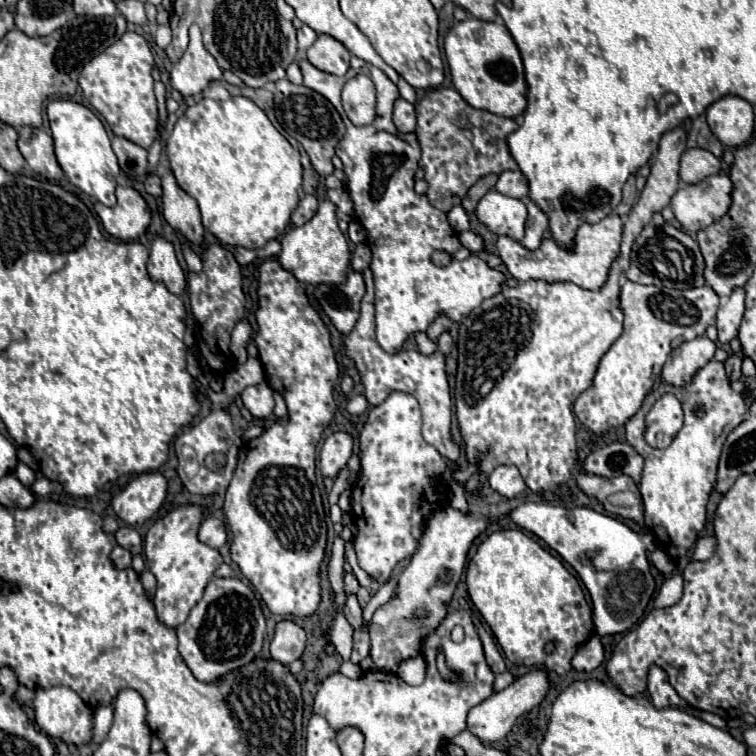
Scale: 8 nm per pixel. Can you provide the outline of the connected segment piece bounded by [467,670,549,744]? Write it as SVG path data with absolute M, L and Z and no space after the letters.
M531 670L525 676L517 678L511 686L507 686L505 690L491 694L487 700L483 700L481 704L473 706L467 718L467 730L473 732L481 742L485 744L493 744L499 742L501 738L505 738L509 734L509 730L513 728L517 716L533 710L535 706L539 706L543 702L543 698L547 696L549 690L549 676L543 670Z

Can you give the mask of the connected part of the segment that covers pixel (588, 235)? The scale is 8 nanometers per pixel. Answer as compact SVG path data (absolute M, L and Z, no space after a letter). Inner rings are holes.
M609 214L597 224L581 224L575 232L575 244L567 250L555 242L555 238L545 238L537 250L527 250L511 236L499 236L497 238L497 252L507 266L509 274L517 280L567 280L573 282L585 290L599 290L605 280L611 262L619 256L619 242L621 242L621 218L615 214Z

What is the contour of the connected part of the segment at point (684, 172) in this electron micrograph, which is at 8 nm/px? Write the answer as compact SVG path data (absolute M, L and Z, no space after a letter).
M691 148L685 150L681 156L681 168L679 168L679 178L685 184L699 184L711 174L719 174L721 170L721 160L715 158L711 152L701 150L701 148Z

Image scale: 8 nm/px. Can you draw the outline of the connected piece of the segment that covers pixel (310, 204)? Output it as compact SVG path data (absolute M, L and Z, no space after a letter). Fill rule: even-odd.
M303 196L301 202L299 202L299 206L295 208L295 212L291 214L293 224L295 226L303 226L307 220L311 220L315 216L317 208L319 208L319 202L317 202L315 196Z

